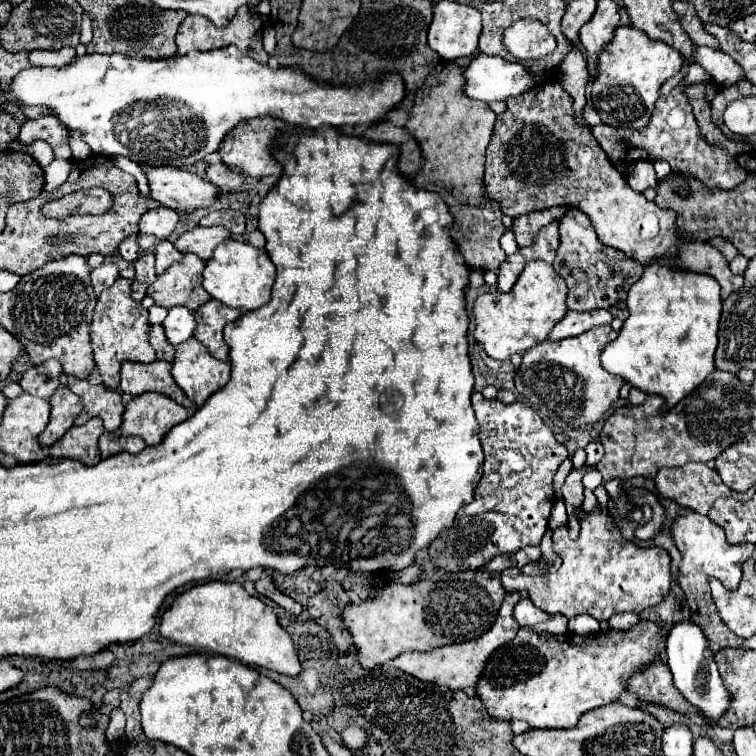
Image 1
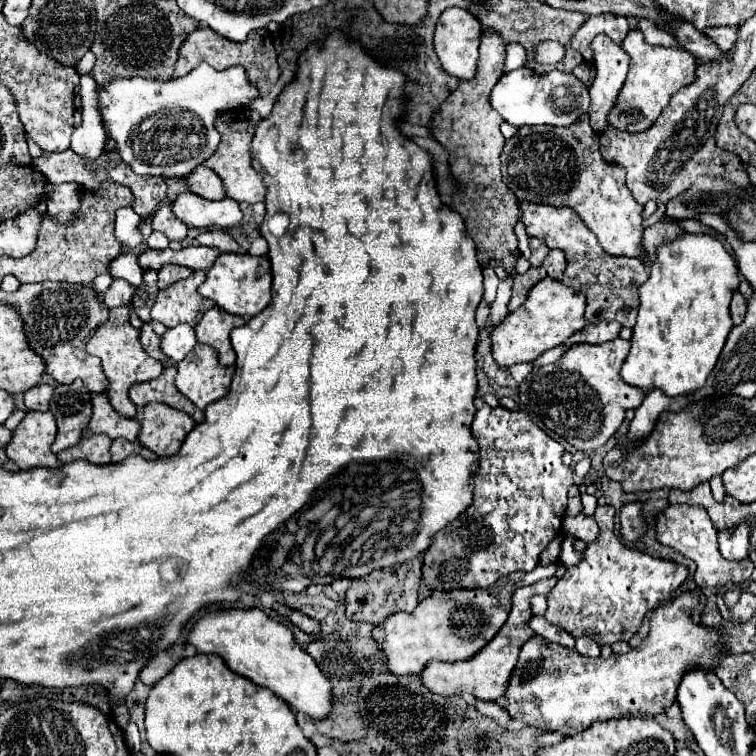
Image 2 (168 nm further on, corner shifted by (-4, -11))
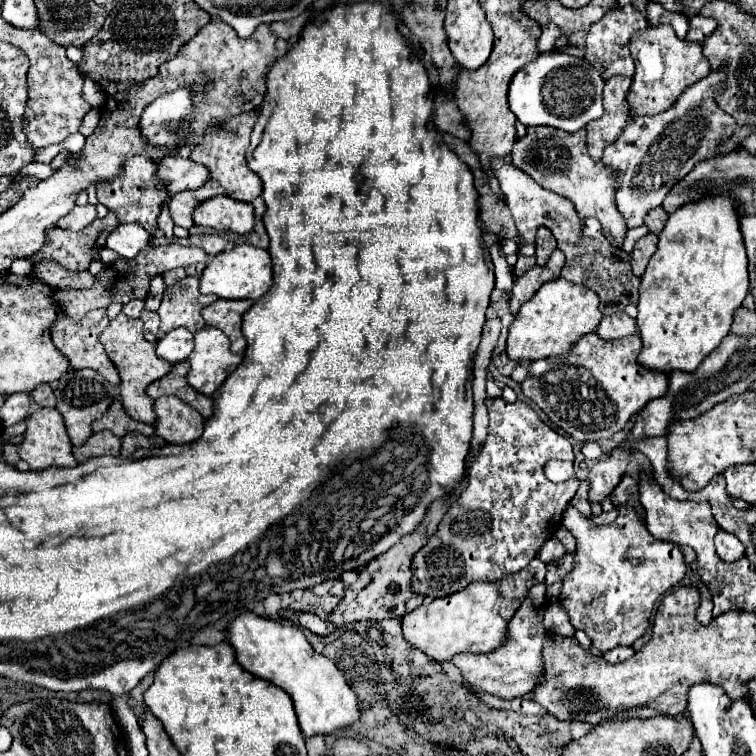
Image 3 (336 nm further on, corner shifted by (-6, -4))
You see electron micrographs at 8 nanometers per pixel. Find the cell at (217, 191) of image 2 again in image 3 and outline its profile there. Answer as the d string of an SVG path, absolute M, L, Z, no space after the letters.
M166 156L158 164L158 178L166 182L166 190L170 194L176 194L182 190L202 188L208 182L210 172L204 164L198 164L190 158Z

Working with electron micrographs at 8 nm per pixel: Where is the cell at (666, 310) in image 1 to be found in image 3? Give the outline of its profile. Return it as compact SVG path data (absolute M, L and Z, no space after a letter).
M728 196L704 198L696 204L686 204L668 216L664 230L660 232L658 250L648 262L640 284L638 302L638 330L642 338L642 350L638 354L638 364L648 370L658 372L694 372L702 360L720 346L722 338L730 332L732 314L742 304L748 294L748 260L744 252L744 242L740 236L738 216L732 210L732 200Z

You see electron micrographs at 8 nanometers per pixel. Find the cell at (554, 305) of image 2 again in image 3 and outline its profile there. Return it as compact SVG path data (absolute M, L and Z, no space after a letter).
M562 278L542 284L540 290L532 296L532 300L524 302L520 312L514 316L514 322L508 330L506 340L506 354L510 360L540 360L546 356L556 356L568 352L568 348L578 340L582 334L594 332L602 314L598 310L598 296L596 292L564 282Z

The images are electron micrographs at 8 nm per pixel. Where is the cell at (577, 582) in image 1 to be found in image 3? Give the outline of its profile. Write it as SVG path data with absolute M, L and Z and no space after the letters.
M569 505L562 526L576 538L576 551L574 568L562 580L560 606L568 612L572 626L584 630L600 652L616 646L632 646L646 632L656 600L686 574L680 548L672 542L656 540L630 506L620 506L618 518L612 524L594 526Z

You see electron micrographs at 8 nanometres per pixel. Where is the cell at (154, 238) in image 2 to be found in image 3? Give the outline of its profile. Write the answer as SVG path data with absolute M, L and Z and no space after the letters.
M162 208L160 216L158 216L158 228L164 232L164 236L166 236L166 238L172 238L172 236L174 236L174 234L172 234L174 224L172 224L172 218L170 218L168 208Z

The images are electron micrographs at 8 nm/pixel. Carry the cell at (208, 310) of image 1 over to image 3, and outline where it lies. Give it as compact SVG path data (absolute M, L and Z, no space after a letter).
M216 300L204 308L202 318L208 326L222 330L230 340L230 350L234 354L242 354L246 348L246 340L240 332L242 314L252 306L252 300Z

